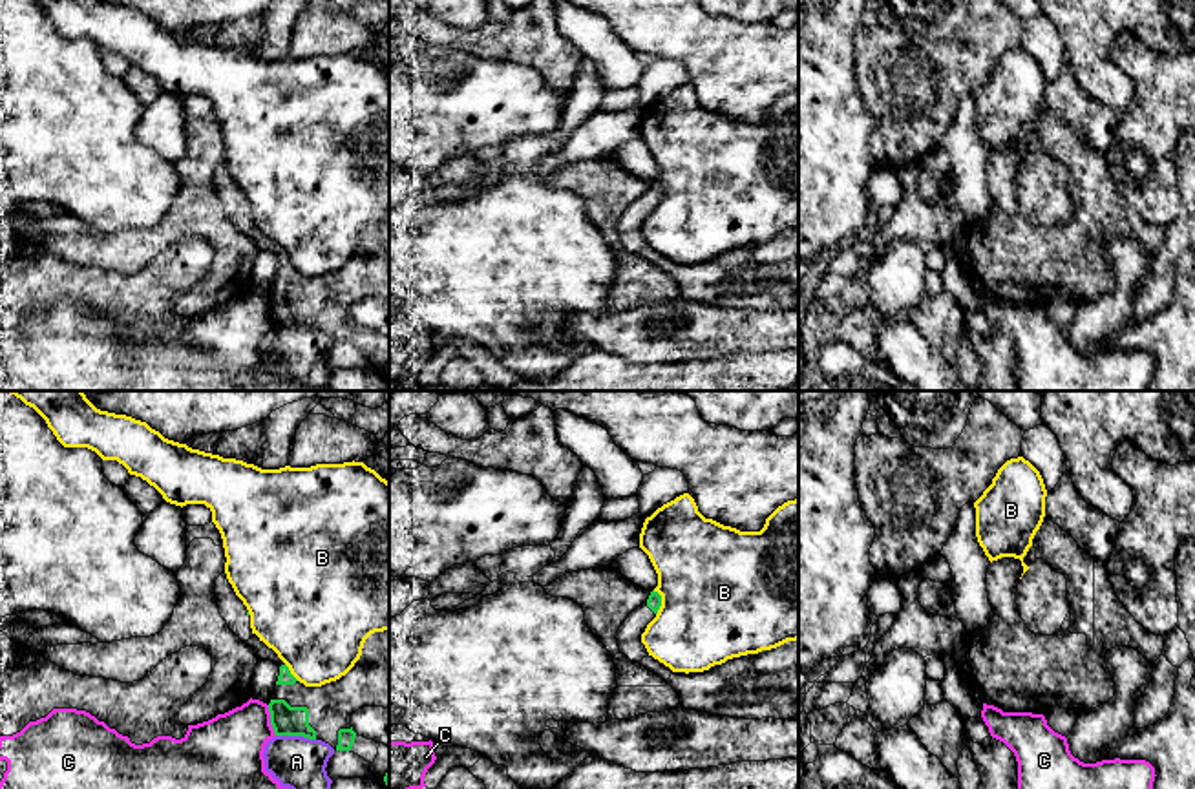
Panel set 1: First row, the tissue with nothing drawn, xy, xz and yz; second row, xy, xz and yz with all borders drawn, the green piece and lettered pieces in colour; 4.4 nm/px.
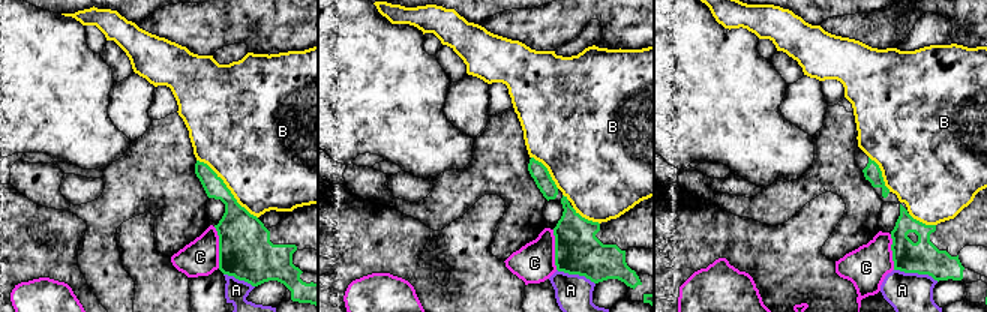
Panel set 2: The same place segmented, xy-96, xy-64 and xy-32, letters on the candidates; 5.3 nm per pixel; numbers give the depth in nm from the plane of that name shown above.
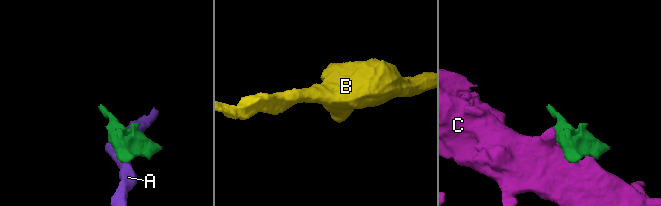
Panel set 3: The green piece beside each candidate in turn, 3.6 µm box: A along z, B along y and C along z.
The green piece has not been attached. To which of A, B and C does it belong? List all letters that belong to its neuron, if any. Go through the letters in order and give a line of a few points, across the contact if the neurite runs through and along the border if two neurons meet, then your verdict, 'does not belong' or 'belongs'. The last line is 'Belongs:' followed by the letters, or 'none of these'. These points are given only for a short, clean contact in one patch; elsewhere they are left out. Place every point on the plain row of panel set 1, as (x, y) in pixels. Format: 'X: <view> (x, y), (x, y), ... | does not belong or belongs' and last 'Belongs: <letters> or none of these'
A: does not belong
B: does not belong
C: does not belong
Belongs: none of these

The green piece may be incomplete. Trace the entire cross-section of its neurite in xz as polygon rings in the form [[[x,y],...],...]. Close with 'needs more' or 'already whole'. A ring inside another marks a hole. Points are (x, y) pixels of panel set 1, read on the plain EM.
[[[652,181],[649,190],[634,203],[630,203],[618,221],[616,230],[619,243],[634,254],[640,254],[643,248],[649,247],[645,236],[641,234],[641,225],[645,223],[647,216],[656,208],[660,197],[661,186]]]; needs more

